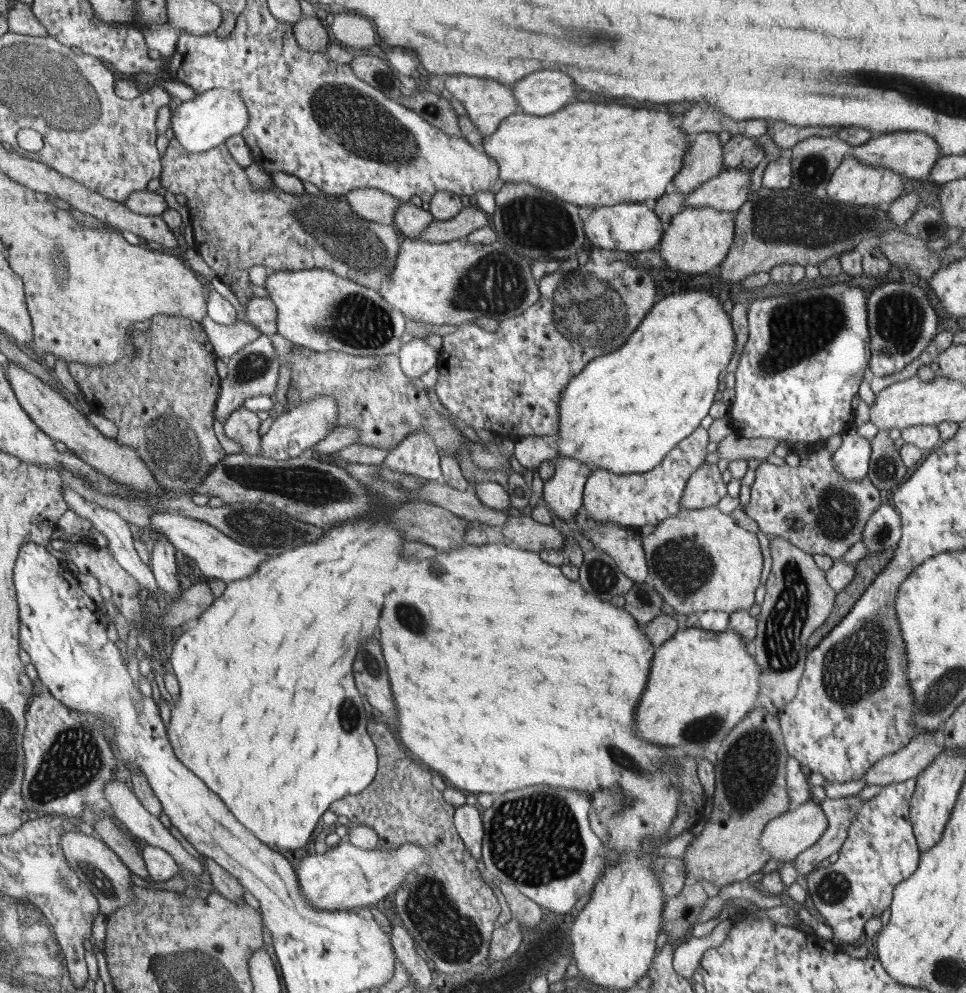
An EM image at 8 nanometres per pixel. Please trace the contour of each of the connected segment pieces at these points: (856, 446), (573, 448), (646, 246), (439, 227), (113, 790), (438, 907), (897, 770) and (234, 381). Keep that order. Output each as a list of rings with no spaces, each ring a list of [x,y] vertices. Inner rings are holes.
[[[850,425],[842,433],[842,444],[833,453],[832,461],[837,474],[848,481],[860,481],[868,475],[872,440],[858,434],[856,425]]]
[[[702,289],[689,290],[685,293],[679,293],[664,296],[663,300],[650,310],[638,325],[636,330],[630,335],[630,340],[618,347],[618,351],[606,353],[606,356],[598,356],[581,374],[574,375],[570,379],[569,386],[566,386],[565,394],[562,394],[561,402],[561,428],[558,432],[557,458],[569,457],[581,461],[588,465],[592,470],[603,469],[610,472],[616,472],[618,475],[643,474],[650,472],[662,463],[662,460],[678,446],[682,440],[689,438],[697,430],[698,424],[708,414],[714,394],[718,390],[718,378],[720,372],[726,368],[734,351],[734,330],[730,322],[729,307],[718,298],[716,291],[707,291]]]
[[[624,201],[607,207],[596,206],[585,222],[585,234],[591,247],[628,253],[656,250],[665,236],[665,224],[644,202]]]
[[[463,208],[454,218],[432,221],[418,238],[426,242],[450,242],[464,239],[480,227],[491,226],[490,216],[476,208]]]
[[[116,778],[110,780],[110,783],[106,783],[105,794],[109,797],[110,804],[114,806],[114,812],[111,816],[120,820],[122,827],[126,831],[131,832],[134,837],[144,840],[144,842],[150,846],[166,850],[177,862],[179,868],[182,868],[182,871],[188,871],[188,873],[192,873],[192,875],[196,877],[196,880],[200,880],[201,874],[204,872],[203,864],[184,849],[180,842],[170,834],[169,828],[166,828],[164,824],[160,822],[159,817],[152,816],[152,814],[142,806],[138,797],[132,793],[132,790],[130,790],[126,783],[116,780]]]
[[[370,722],[369,734],[381,757],[378,776],[369,784],[370,792],[366,792],[366,796],[356,794],[339,799],[332,810],[344,813],[352,824],[376,830],[381,848],[394,849],[404,844],[421,843],[429,850],[431,862],[406,875],[405,882],[392,896],[392,910],[397,917],[400,916],[402,927],[412,934],[417,947],[428,954],[426,959],[434,960],[432,964],[436,964],[437,971],[458,974],[480,968],[490,949],[500,906],[492,890],[480,878],[476,862],[457,832],[454,822],[456,808],[432,786],[430,772],[422,770],[420,776],[418,762],[412,754],[402,750],[384,723]],[[432,872],[438,876],[444,874],[446,880],[434,880]]]
[[[921,733],[910,739],[906,747],[876,761],[866,773],[860,777],[868,786],[886,786],[892,783],[901,783],[915,778],[930,763],[942,753],[941,747],[936,743],[935,733]]]
[[[262,335],[238,350],[236,354],[229,357],[226,366],[226,378],[222,378],[222,392],[218,394],[217,414],[214,420],[224,420],[231,412],[243,406],[246,399],[257,397],[263,394],[270,397],[276,394],[276,387],[279,378],[280,360],[274,356],[274,344],[269,335]]]

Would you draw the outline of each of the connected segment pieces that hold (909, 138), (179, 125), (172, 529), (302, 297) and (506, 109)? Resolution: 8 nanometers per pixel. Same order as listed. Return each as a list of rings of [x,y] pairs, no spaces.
[[[898,131],[877,135],[860,146],[852,147],[849,156],[866,166],[887,167],[892,172],[898,172],[900,176],[913,179],[928,178],[932,165],[942,157],[942,152],[940,152],[940,146],[936,144],[934,138],[923,132]]]
[[[218,88],[197,94],[192,100],[182,104],[172,112],[167,112],[165,123],[170,123],[176,140],[190,152],[206,152],[214,147],[222,146],[234,134],[242,134],[250,124],[250,116],[242,96],[228,88]]]
[[[155,513],[147,531],[158,531],[160,535],[168,538],[178,553],[189,556],[196,562],[204,579],[207,580],[220,579],[228,584],[235,580],[248,578],[271,557],[258,549],[250,548],[249,545],[238,544],[238,541],[235,541],[233,537],[226,536],[226,533],[213,528],[205,521],[184,517],[180,513]]]
[[[326,269],[271,270],[264,288],[268,292],[268,298],[278,308],[277,333],[295,345],[302,345],[316,352],[338,351],[367,357],[400,352],[404,313],[390,305],[374,289]]]
[[[447,75],[444,84],[446,90],[454,98],[460,100],[464,110],[466,110],[468,119],[474,123],[474,126],[480,128],[480,133],[483,136],[493,135],[506,118],[521,112],[520,105],[517,104],[517,98],[513,96],[513,89],[500,81],[466,75]]]

